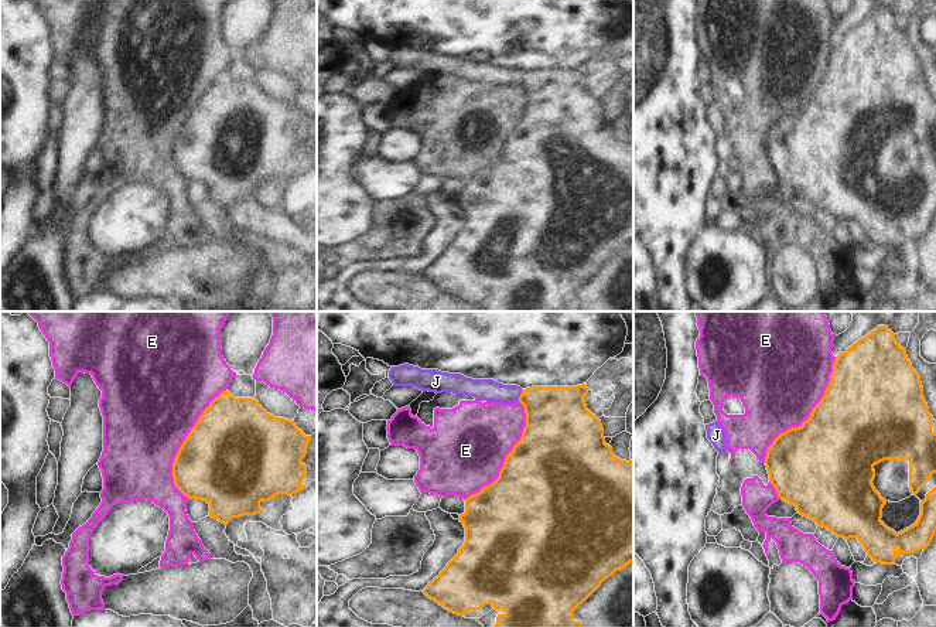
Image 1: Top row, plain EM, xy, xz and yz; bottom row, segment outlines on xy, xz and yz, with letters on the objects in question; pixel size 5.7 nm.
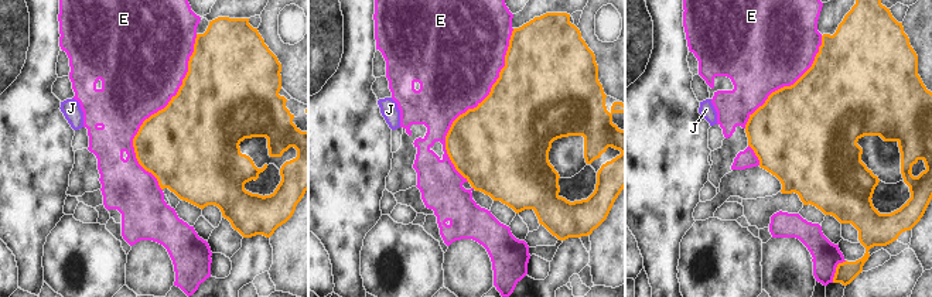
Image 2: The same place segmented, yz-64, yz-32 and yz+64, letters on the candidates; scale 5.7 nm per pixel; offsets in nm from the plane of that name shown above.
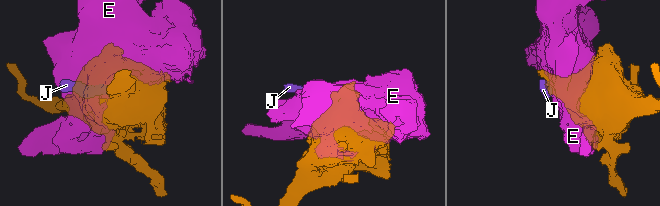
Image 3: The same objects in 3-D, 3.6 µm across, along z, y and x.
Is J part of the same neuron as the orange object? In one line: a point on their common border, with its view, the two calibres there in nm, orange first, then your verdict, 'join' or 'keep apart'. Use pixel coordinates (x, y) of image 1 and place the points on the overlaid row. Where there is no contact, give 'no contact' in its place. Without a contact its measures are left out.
xz (521, 395) | 360/130 nm | join

